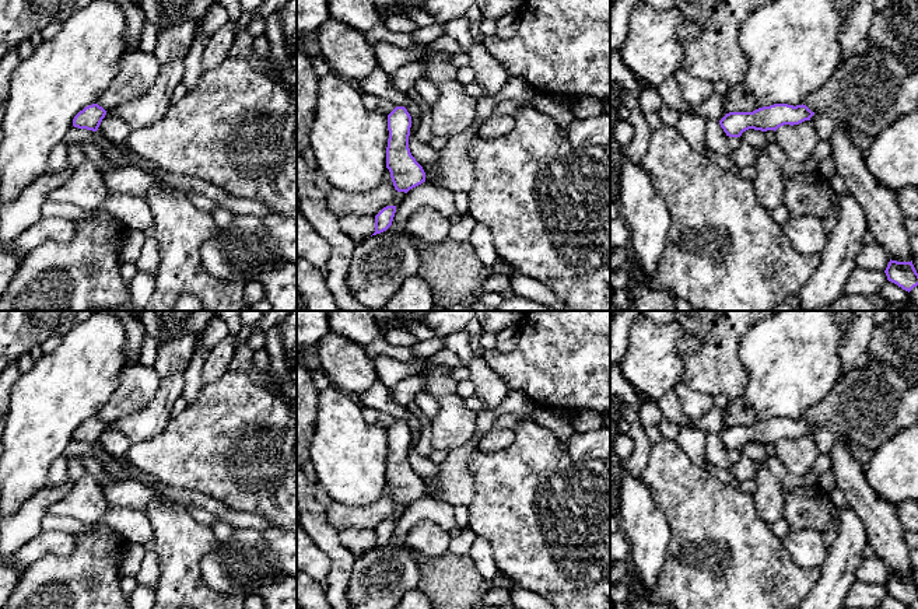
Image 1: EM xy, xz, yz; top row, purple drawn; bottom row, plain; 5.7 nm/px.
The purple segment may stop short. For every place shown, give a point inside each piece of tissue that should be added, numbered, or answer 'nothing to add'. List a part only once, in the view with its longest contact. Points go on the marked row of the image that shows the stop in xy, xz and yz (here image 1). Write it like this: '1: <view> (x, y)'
nothing to add

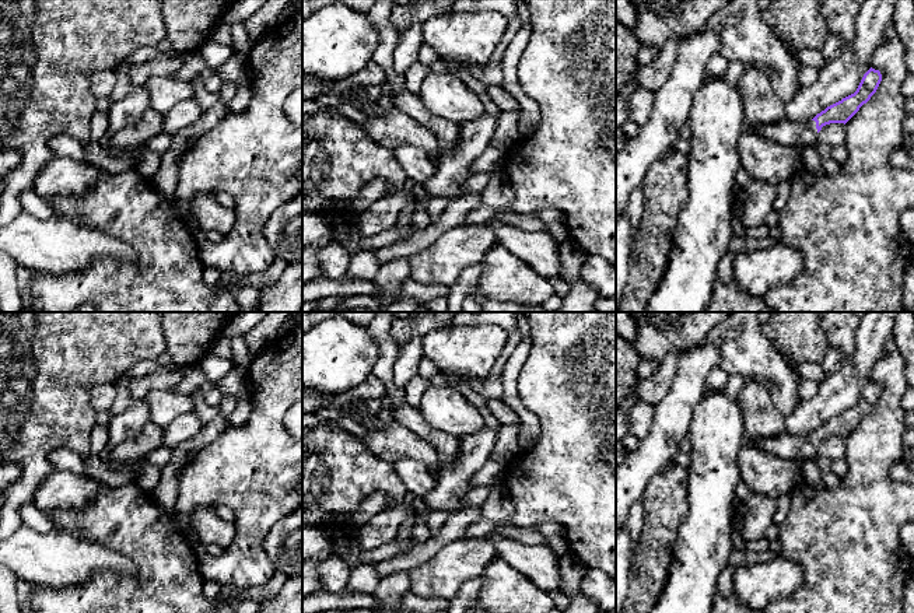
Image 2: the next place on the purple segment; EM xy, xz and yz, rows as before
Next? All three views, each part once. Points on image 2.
1: yz (787, 133)

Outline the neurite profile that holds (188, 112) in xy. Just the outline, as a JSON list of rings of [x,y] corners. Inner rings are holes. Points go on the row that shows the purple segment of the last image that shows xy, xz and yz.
[[[185,99],[178,102],[165,115],[162,115],[161,132],[175,134],[183,127],[195,125],[202,116],[199,102],[193,99]]]

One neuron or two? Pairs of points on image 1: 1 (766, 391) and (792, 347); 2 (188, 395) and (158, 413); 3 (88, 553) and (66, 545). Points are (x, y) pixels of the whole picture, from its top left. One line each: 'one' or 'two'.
1: one
2: two
3: two

